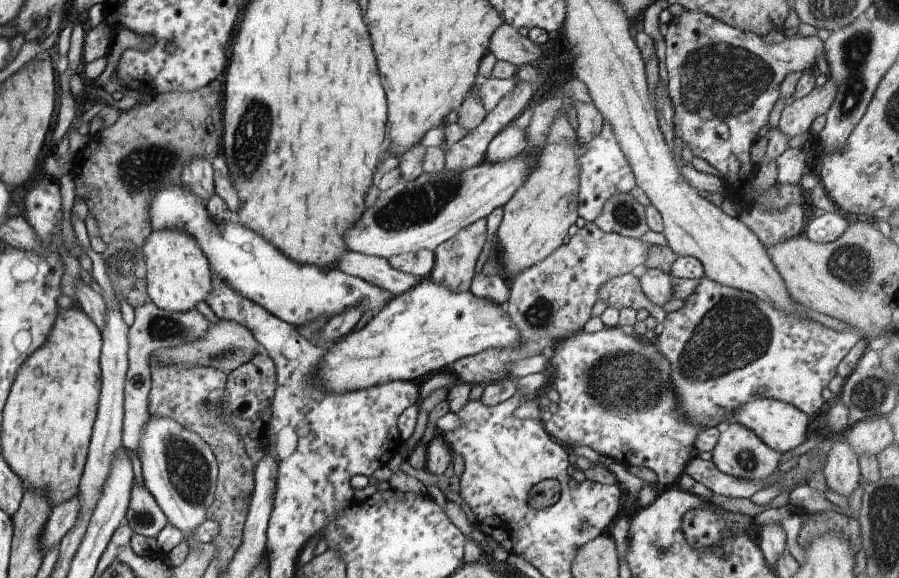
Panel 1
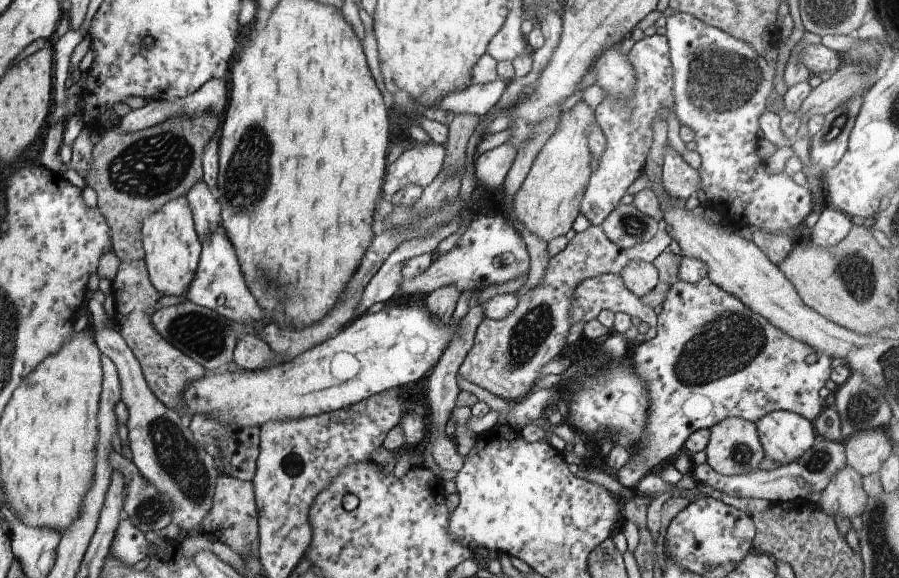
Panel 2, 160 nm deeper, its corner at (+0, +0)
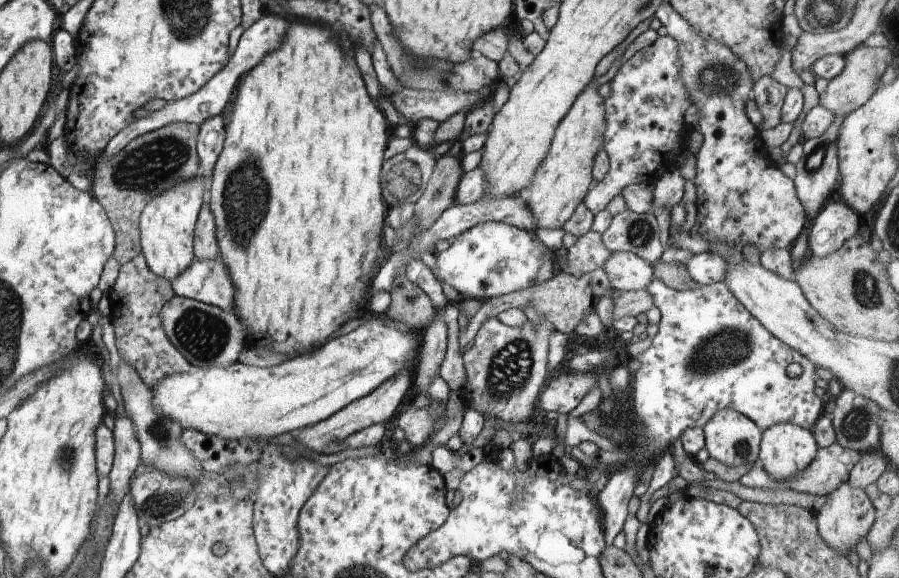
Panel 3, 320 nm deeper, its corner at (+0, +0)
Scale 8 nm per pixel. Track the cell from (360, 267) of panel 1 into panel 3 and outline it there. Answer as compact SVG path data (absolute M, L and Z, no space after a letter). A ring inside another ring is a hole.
M502 221L478 223L451 240L451 245L447 250L441 254L436 254L437 280L450 284L459 292L462 299L473 298L481 302L534 287L536 275L542 262L544 262L543 256L547 247L540 239L534 239L533 235L536 236L534 233Z

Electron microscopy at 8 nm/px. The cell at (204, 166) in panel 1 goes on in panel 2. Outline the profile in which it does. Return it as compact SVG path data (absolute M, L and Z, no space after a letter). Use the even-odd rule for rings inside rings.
M201 179L196 182L185 195L193 215L194 225L198 238L210 236L221 223L221 205L217 194Z

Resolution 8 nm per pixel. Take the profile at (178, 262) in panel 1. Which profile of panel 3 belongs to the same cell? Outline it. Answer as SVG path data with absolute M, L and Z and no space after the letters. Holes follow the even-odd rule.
M196 176L165 190L143 208L139 216L138 231L141 252L152 272L171 281L195 260L193 253L195 224L206 199L204 176Z

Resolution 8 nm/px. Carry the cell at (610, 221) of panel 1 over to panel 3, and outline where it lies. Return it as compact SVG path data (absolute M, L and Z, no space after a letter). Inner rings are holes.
M627 209L613 216L612 223L601 237L609 251L633 252L652 266L664 250L658 222L652 213L636 214Z

